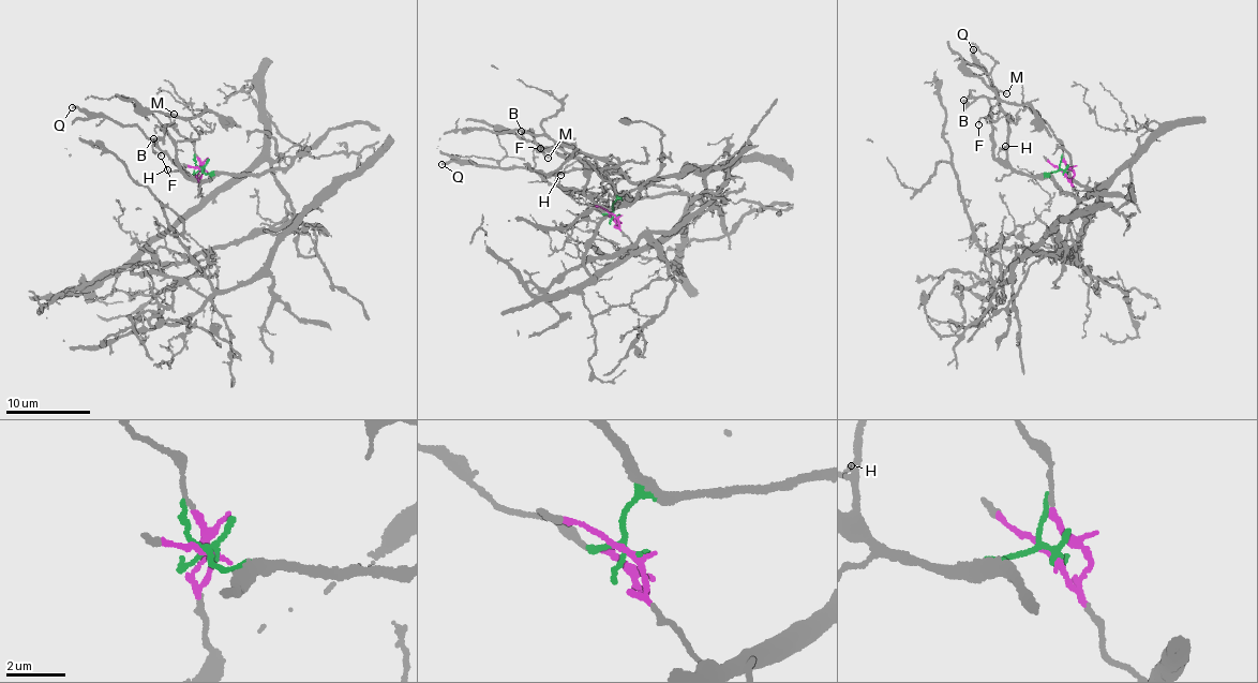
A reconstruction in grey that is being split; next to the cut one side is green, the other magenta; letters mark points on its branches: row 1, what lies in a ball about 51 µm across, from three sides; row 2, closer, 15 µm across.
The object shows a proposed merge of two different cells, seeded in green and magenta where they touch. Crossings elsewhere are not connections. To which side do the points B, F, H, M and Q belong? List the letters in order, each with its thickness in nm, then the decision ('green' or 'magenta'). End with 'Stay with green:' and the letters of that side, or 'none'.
B: calibre 200 nm; green
F: calibre 120 nm; green
H: calibre 130 nm; green
M: calibre 150 nm; green
Q: calibre 200 nm; green
Stay with green: B, F, H, M, Q

